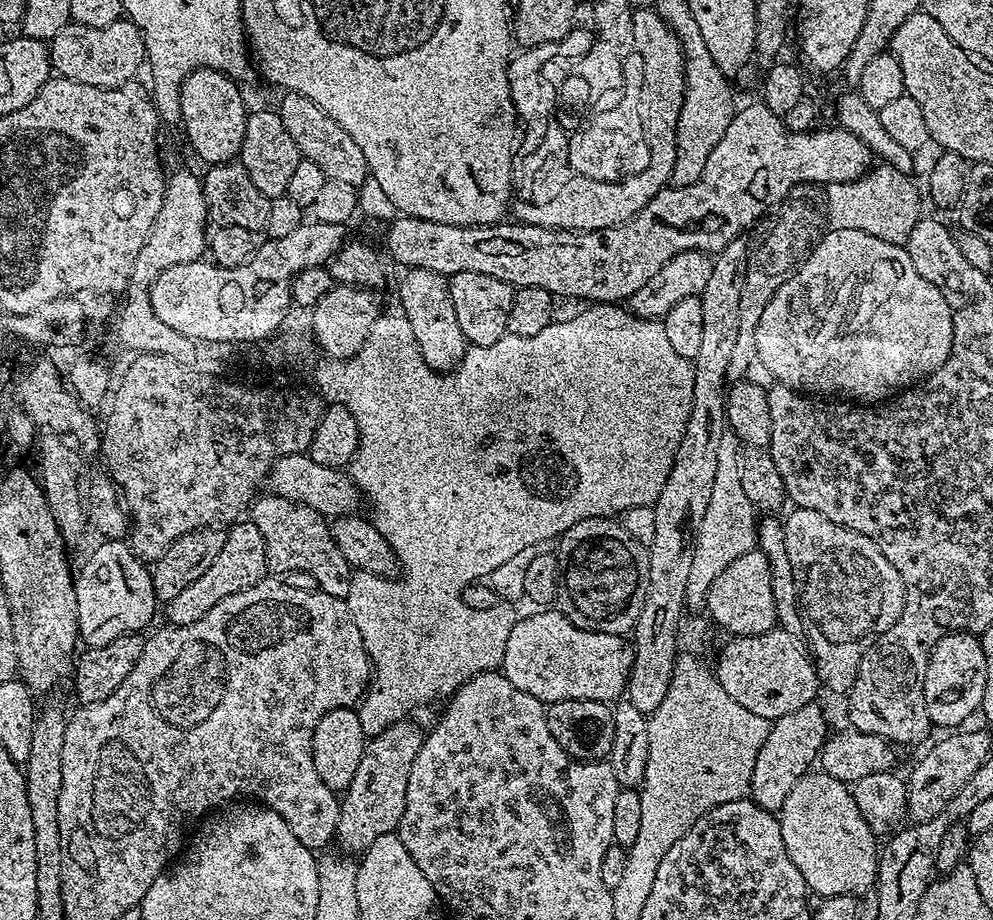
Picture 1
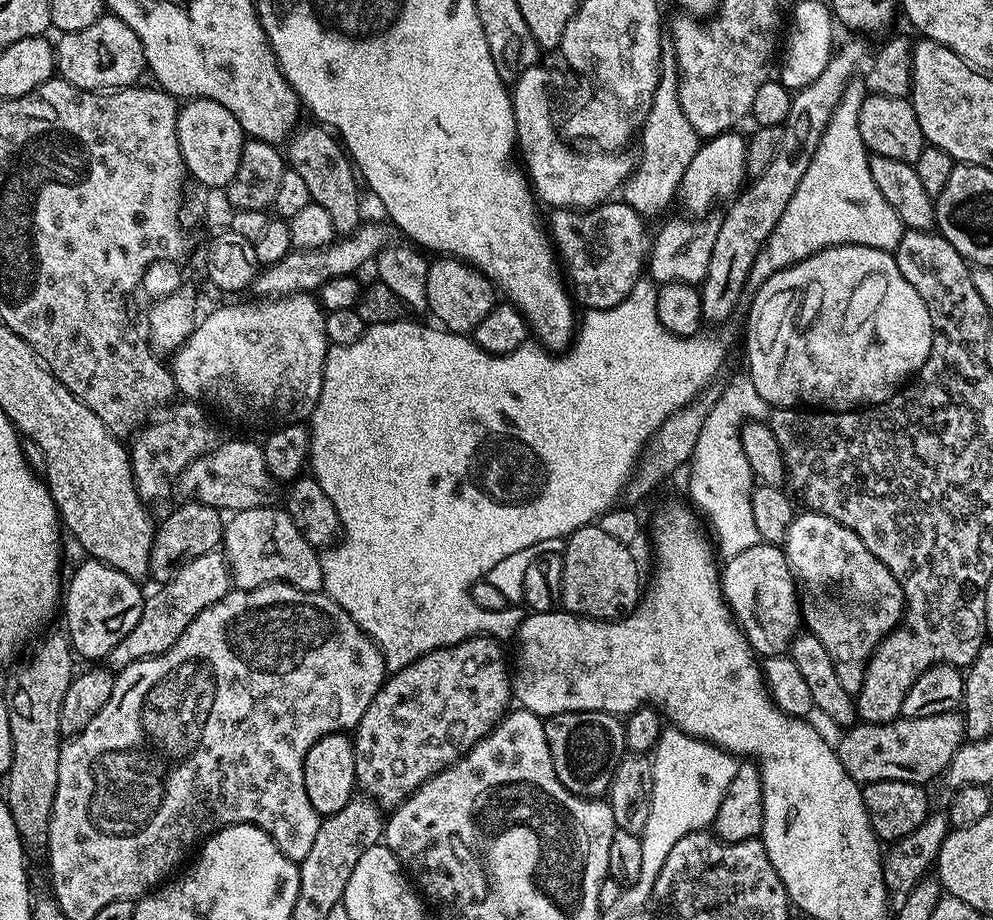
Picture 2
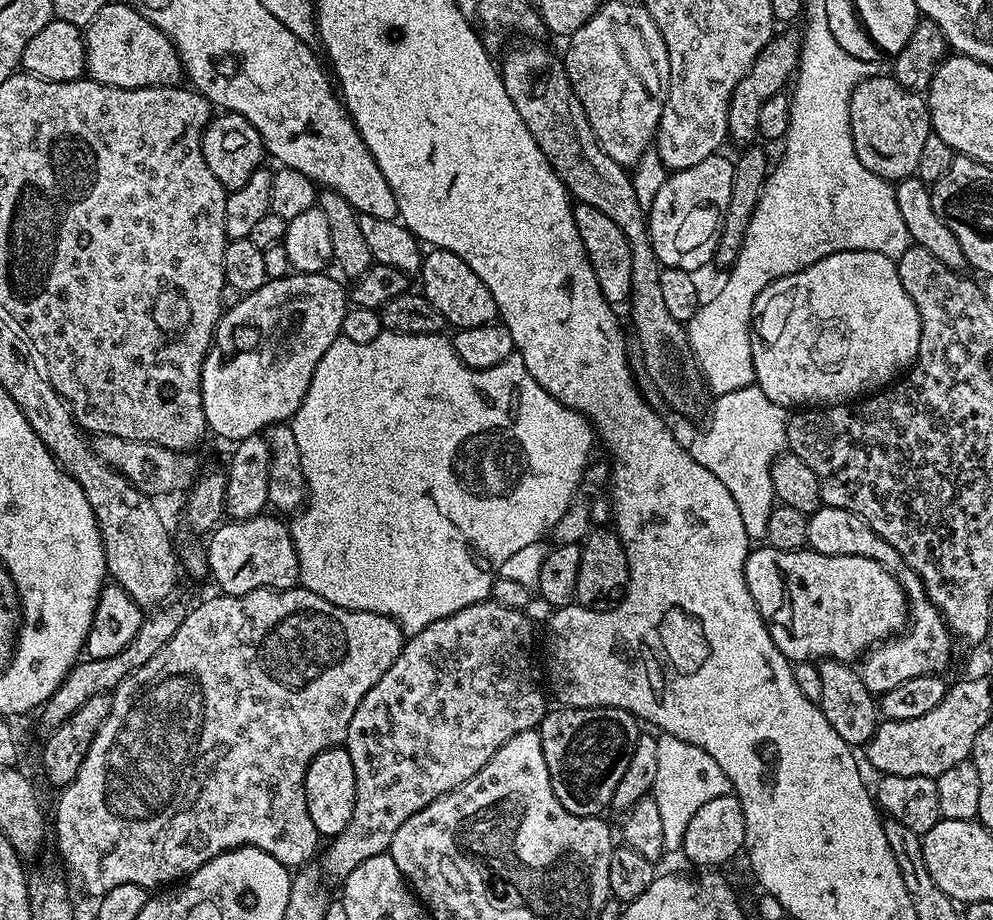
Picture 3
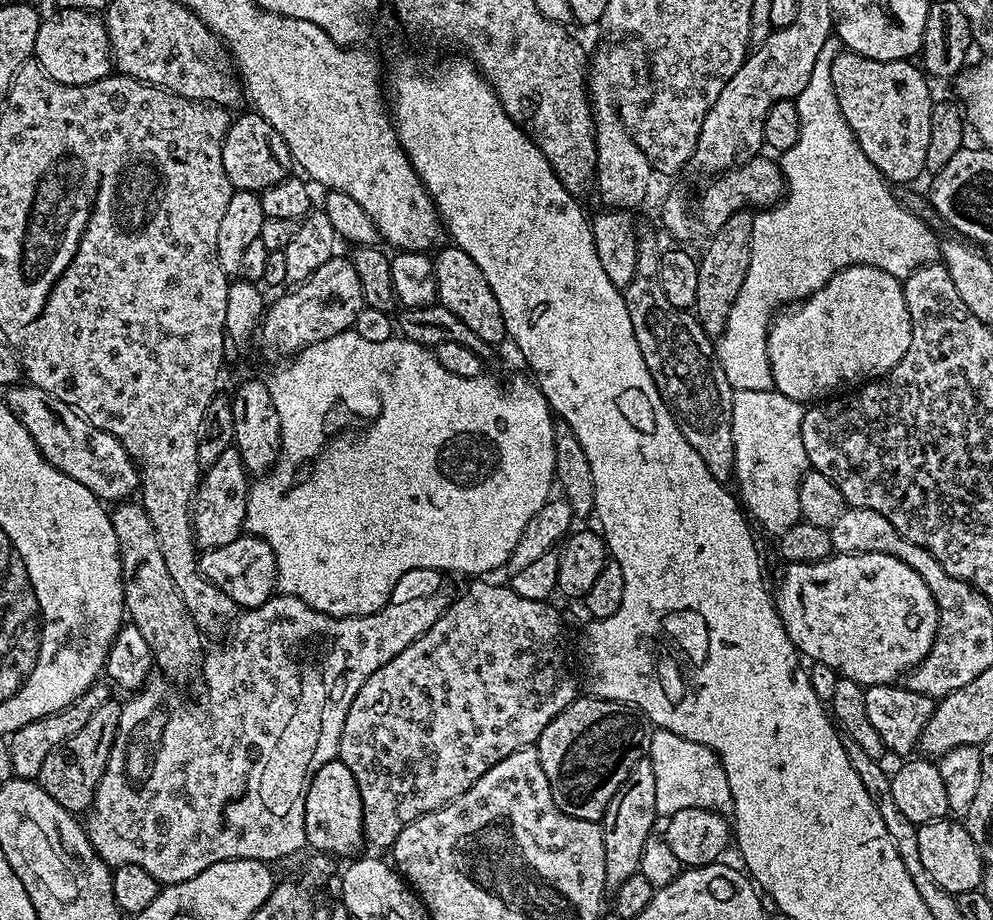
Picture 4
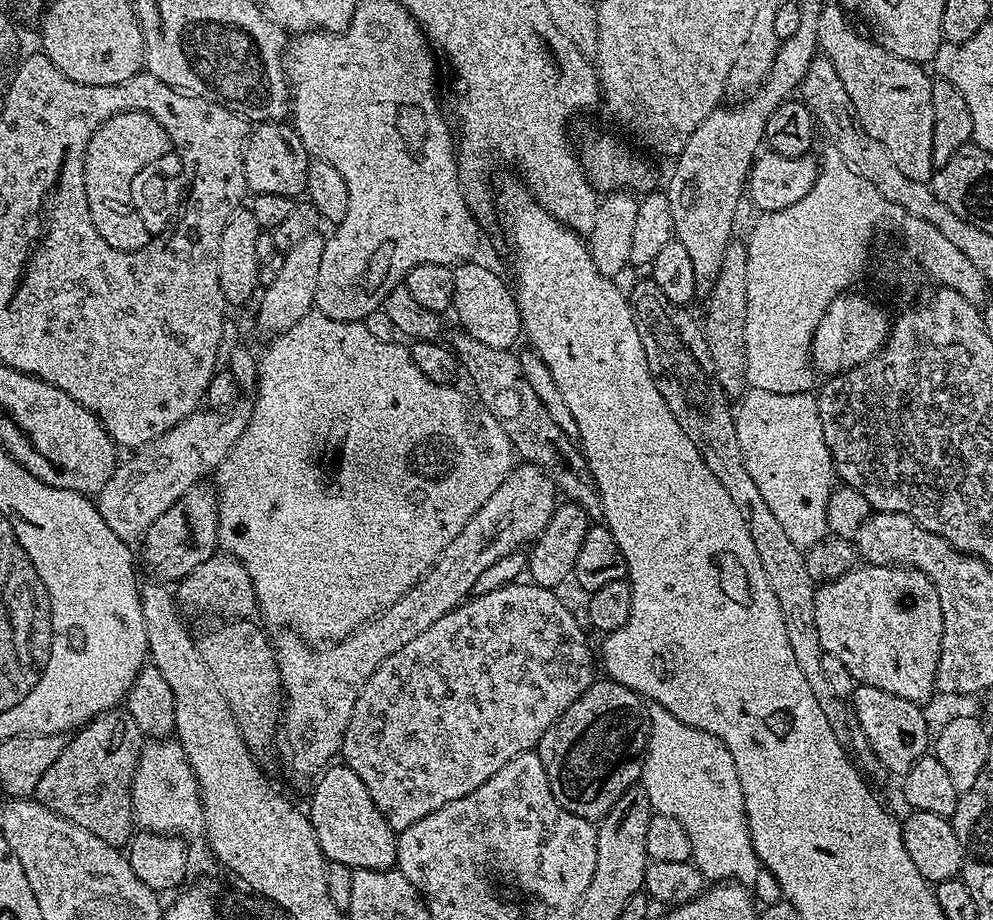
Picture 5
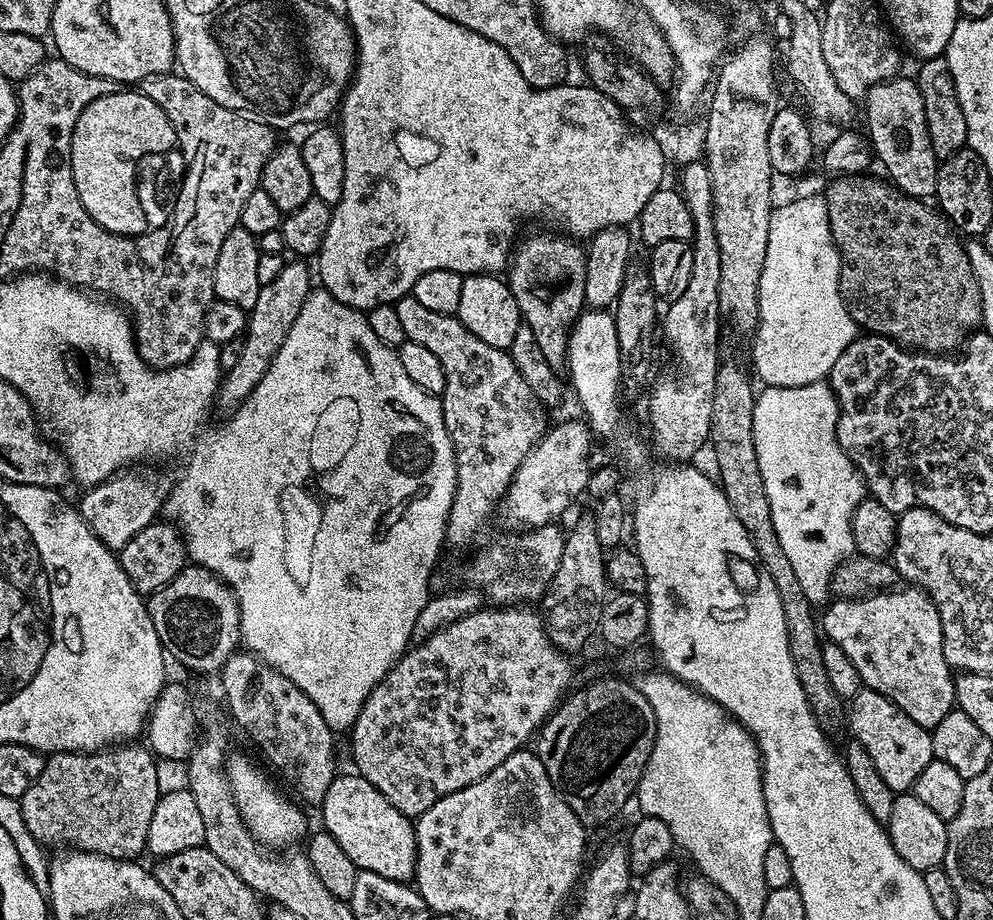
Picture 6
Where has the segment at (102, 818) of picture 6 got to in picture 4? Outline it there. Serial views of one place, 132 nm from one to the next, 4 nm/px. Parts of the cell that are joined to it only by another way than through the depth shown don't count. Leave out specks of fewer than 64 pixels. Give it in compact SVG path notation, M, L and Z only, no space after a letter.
M109 702L98 706L97 712L78 730L78 734L70 734L66 742L62 742L42 762L42 770L38 777L41 788L58 802L66 811L73 814L84 814L92 807L92 799L96 796L96 787L108 765L110 750L114 746L114 738L118 734L118 720L121 705Z

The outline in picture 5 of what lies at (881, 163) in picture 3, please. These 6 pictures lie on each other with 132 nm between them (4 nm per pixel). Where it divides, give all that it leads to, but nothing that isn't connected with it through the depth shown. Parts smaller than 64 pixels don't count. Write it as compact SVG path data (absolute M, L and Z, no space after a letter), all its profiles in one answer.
M825 3L818 18L818 48L838 70L858 118L873 138L886 146L886 154L914 182L929 183L934 171L932 147L934 146L934 110L932 109L932 80L921 65L906 58L898 58L875 39L863 40L854 29L848 28L849 13L839 3Z

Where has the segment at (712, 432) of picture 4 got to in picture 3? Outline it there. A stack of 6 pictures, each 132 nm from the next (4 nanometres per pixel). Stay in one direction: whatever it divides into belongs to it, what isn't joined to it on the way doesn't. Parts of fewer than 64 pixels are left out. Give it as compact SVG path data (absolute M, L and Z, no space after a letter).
M524 44L521 48L512 48L504 56L504 64L499 65L500 77L504 79L506 86L506 94L510 94L510 102L514 102L514 110L518 110L518 114L522 114L522 122L526 122L526 126L530 130L530 134L534 138L534 142L538 142L538 146L542 150L542 154L546 154L546 158L550 162L550 166L558 174L558 178L568 187L569 197L573 201L585 204L586 206L594 206L598 210L602 210L602 214L606 214L606 218L610 218L610 222L614 222L614 226L618 226L618 230L622 230L622 234L626 234L628 245L630 246L630 270L632 271L632 295L630 297L630 305L632 304L632 326L636 330L636 338L640 342L640 350L644 354L644 366L648 370L649 376L656 383L657 388L666 399L672 403L672 408L676 412L681 412L684 416L700 416L703 417L706 412L706 404L704 408L704 392L706 393L706 384L702 379L702 373L696 366L695 359L688 347L688 329L681 321L674 318L674 314L670 314L670 310L666 310L666 302L662 298L662 286L660 285L660 269L662 267L660 260L654 254L654 246L648 237L648 213L638 202L638 194L634 194L634 186L632 178L627 167L614 162L610 155L602 150L599 145L598 138L595 137L594 130L591 129L590 122L587 120L586 110L583 109L582 102L579 101L578 94L574 92L570 78L567 77L567 70L564 68L563 59L559 55L555 56L548 48L543 48L540 44Z

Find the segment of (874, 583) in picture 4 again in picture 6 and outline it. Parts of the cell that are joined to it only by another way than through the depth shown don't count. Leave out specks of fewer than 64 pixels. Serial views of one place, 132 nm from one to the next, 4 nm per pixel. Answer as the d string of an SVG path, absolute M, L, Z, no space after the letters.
M900 586L895 590L873 592L855 600L833 599L822 612L822 632L831 643L842 646L846 658L854 662L863 687L882 694L898 710L910 714L918 726L934 729L946 714L956 708L956 682L953 669L944 657L944 635L936 604L921 588Z

